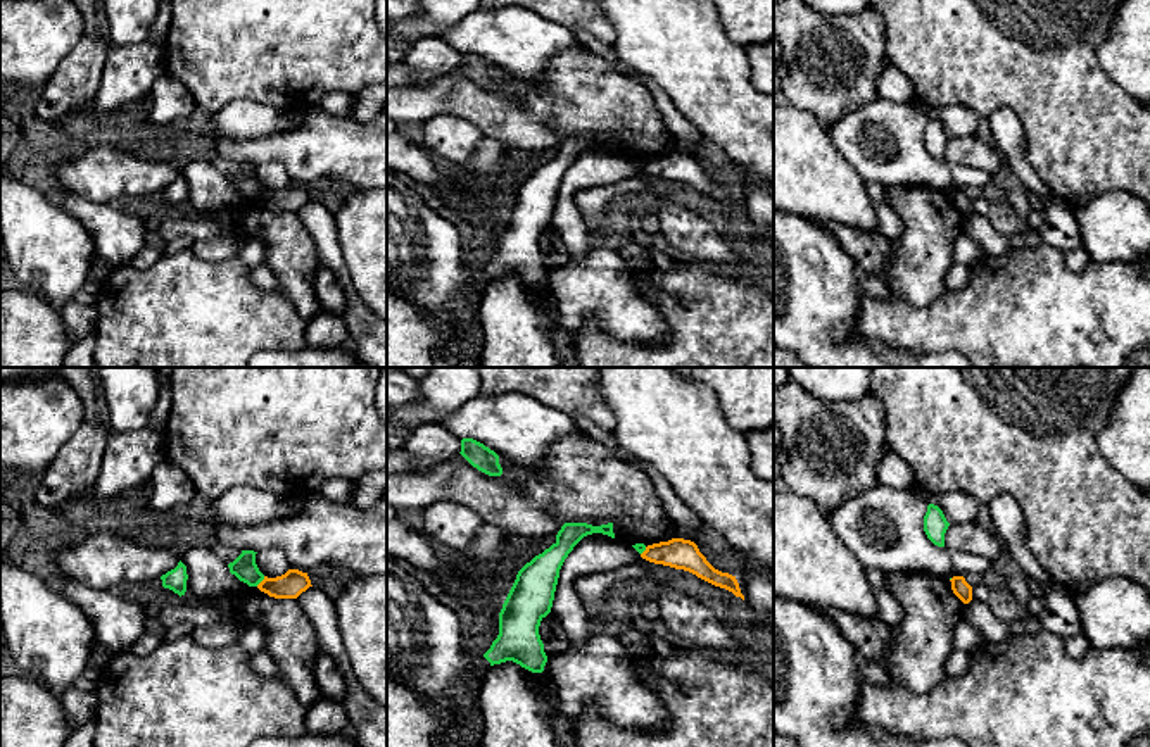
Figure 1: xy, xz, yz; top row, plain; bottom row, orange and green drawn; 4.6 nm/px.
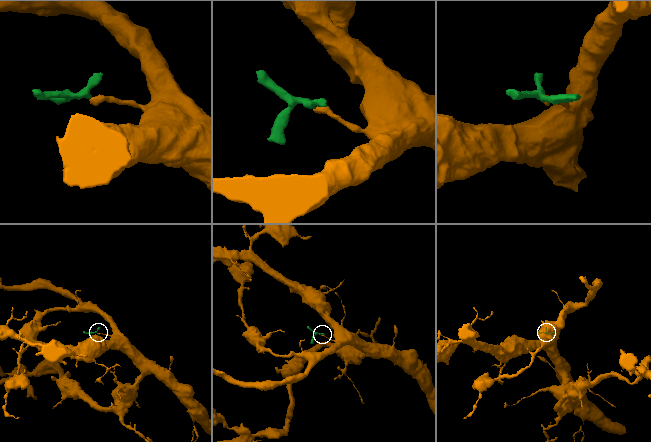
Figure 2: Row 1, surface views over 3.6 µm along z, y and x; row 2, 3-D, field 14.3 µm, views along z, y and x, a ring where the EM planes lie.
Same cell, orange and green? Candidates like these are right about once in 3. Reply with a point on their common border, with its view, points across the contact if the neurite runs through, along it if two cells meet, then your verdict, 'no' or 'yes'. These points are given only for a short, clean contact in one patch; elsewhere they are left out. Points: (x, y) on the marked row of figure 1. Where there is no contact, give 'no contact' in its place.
contact xy (261, 582); border xy (265, 577), (256, 585); no

